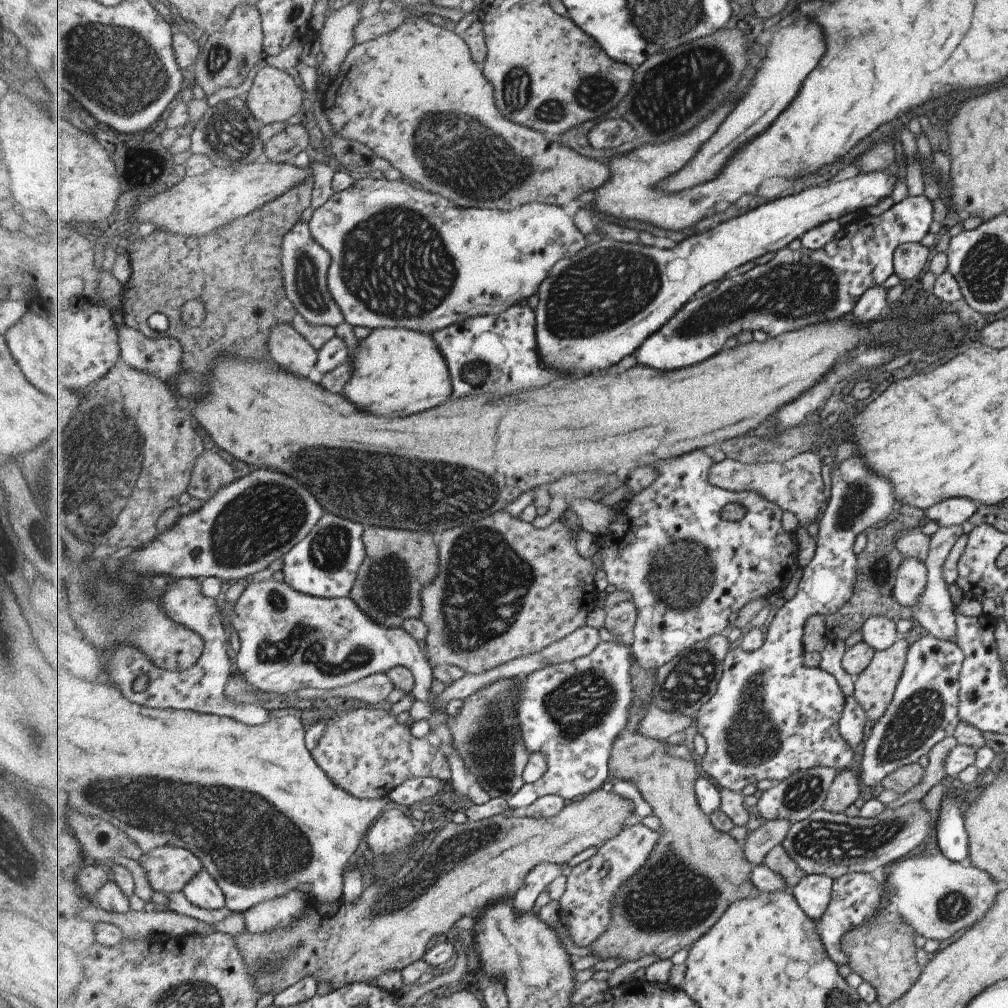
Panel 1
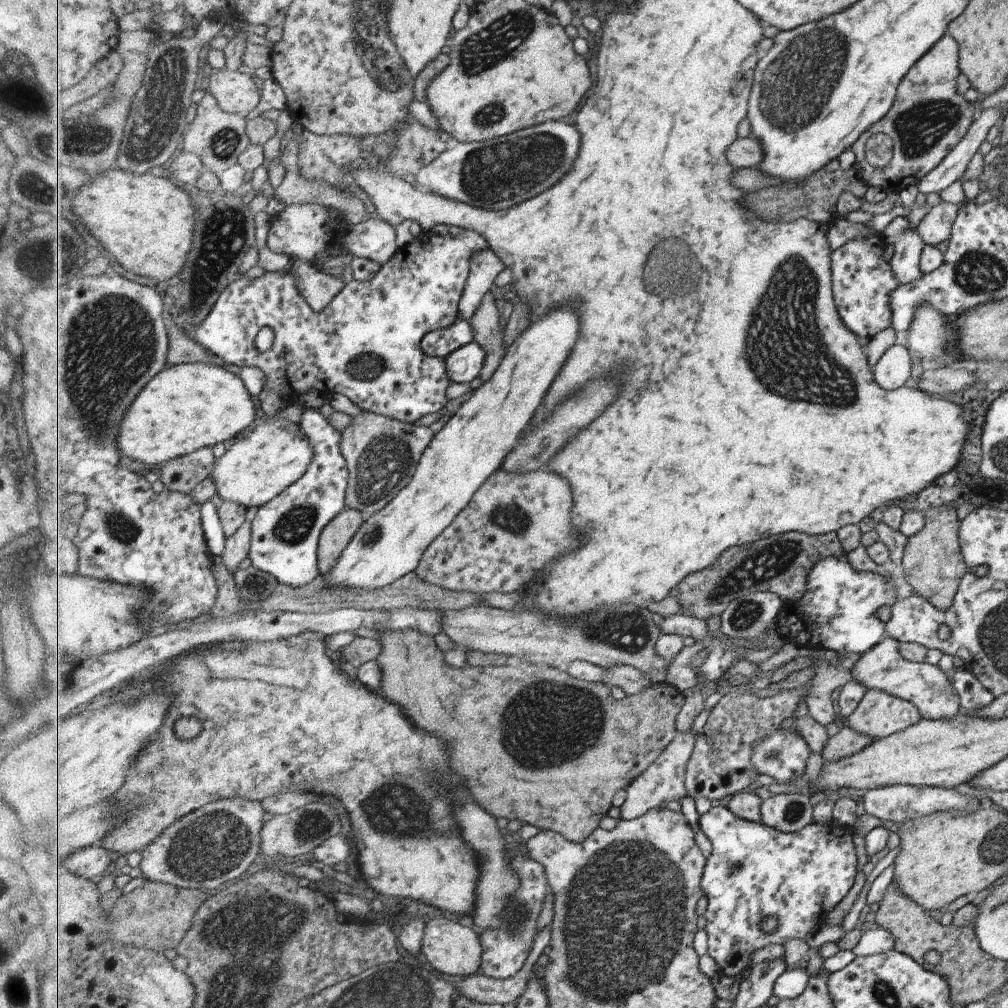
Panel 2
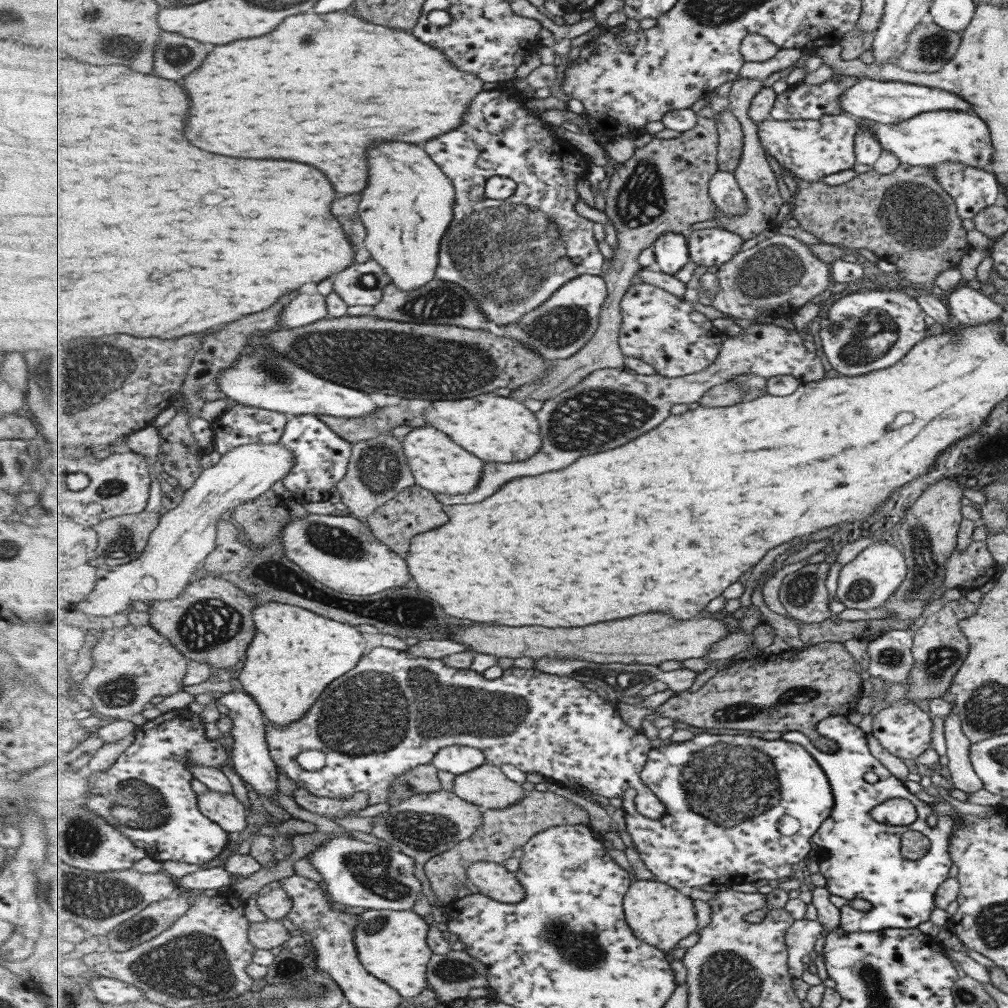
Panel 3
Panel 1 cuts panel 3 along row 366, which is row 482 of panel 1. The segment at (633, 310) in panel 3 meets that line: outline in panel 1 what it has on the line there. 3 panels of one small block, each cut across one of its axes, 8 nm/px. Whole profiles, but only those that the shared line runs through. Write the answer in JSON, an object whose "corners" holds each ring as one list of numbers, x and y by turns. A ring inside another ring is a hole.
{"corners":[[699,449,698,451,693,451,692,453,686,454,685,456,671,459,672,461,661,462,653,466,659,472,658,478,636,497,631,498,631,492,629,492,630,498,628,500,623,499,618,504,611,506,614,509,614,521,610,525,610,531,608,533,602,534,599,537,595,537,598,547,602,548,603,550,603,552,601,553,600,564,601,568,603,568,603,571,607,574,608,582,615,586,617,589,626,589,627,591,629,591,633,596,635,604,637,605,638,619,632,635,631,648,633,648,634,660,637,661,642,666,642,668,661,668,664,664,667,664,670,660,673,660,678,654,686,651,687,648,693,647,695,643,698,643,703,639,708,639,710,636,722,634,723,630,727,631,727,628,730,626,729,622,731,622,731,616,733,616,733,614,737,614,737,612,739,612,739,610,741,610,741,608,743,608,745,604,749,604,749,602,751,602,751,600,755,600,755,598,770,598,770,596,773,595,774,592,785,592,787,585,791,582,791,579,799,578,799,569,797,567,797,551,799,550,799,545,797,545,797,534,795,532,785,532,785,530,783,530,783,524,781,524,781,520,783,520,784,510,781,508,781,506,779,506,779,504,775,504,774,502,767,500,767,498,765,498,762,494,759,494,759,492,757,491,732,491,712,485,710,483,710,470,713,468,715,463,713,463,713,460,711,460,711,458,709,458,709,455,711,455,711,451,712,449],[731,502,741,504,746,509,746,513,744,514,744,517,742,519,738,521,723,520,721,512,723,512,723,508,725,508,727,504,731,504]]}

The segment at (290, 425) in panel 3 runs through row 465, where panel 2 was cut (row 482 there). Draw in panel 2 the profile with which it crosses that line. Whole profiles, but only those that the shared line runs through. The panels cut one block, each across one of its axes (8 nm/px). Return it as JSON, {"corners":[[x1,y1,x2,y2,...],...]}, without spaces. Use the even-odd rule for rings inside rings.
{"corners":[[318,409,304,411,299,422,314,448,314,459,297,482,258,508,252,520,249,556,255,568,292,587,304,587,321,575,320,539,323,530,346,509,349,487,349,468,342,453,343,434,335,430]]}

